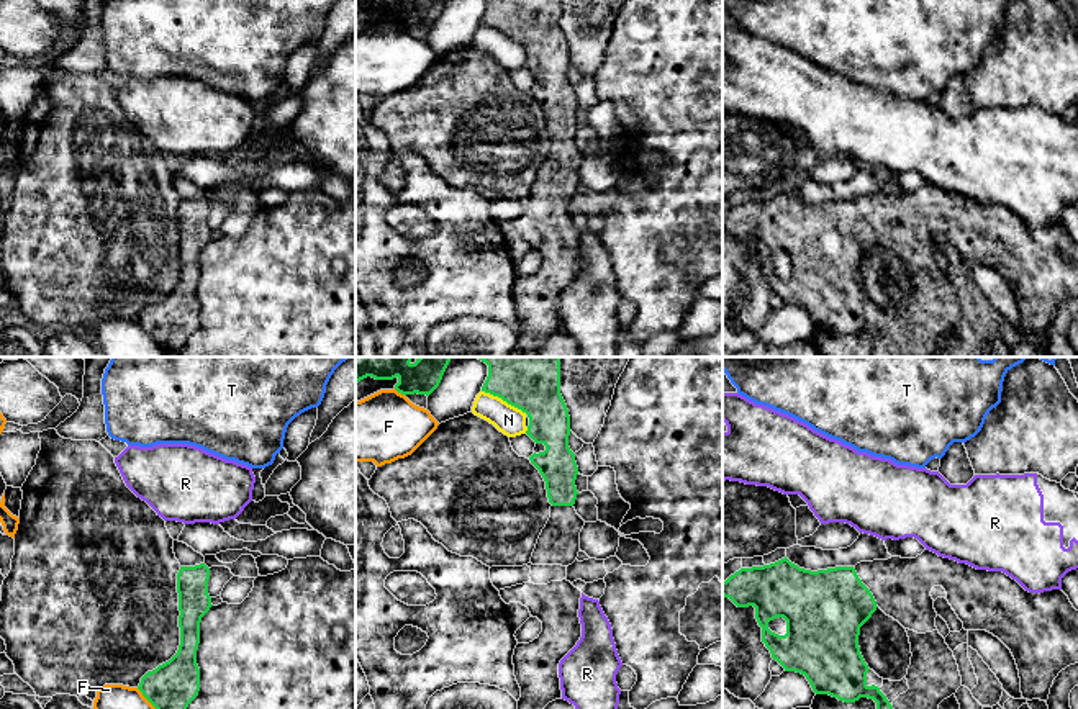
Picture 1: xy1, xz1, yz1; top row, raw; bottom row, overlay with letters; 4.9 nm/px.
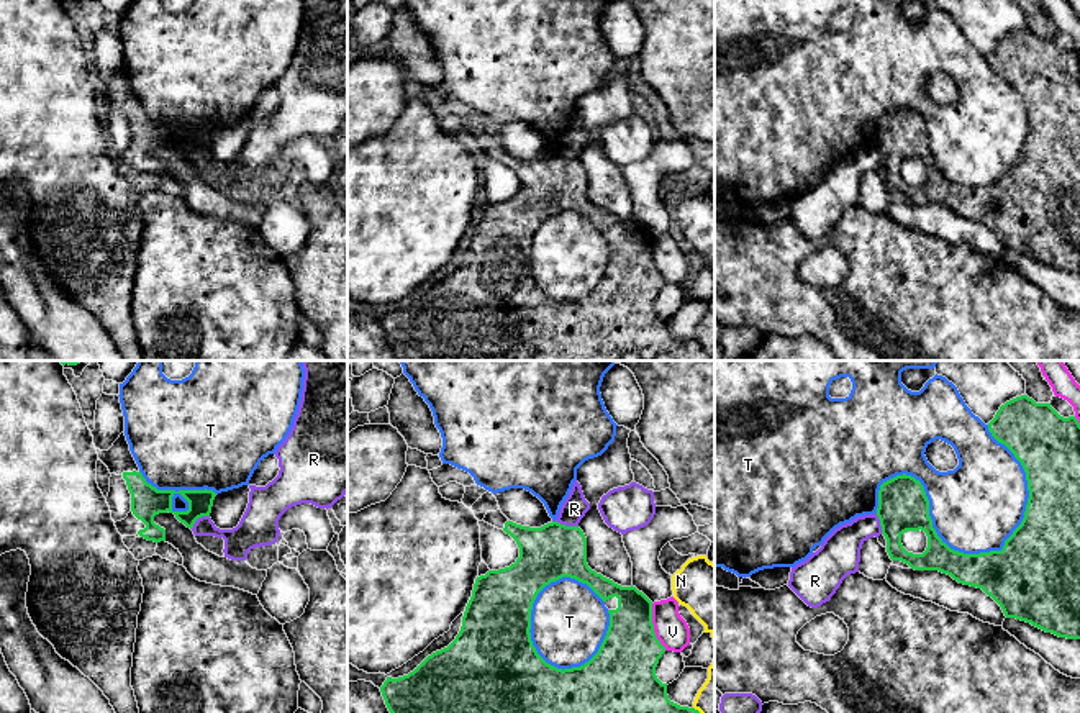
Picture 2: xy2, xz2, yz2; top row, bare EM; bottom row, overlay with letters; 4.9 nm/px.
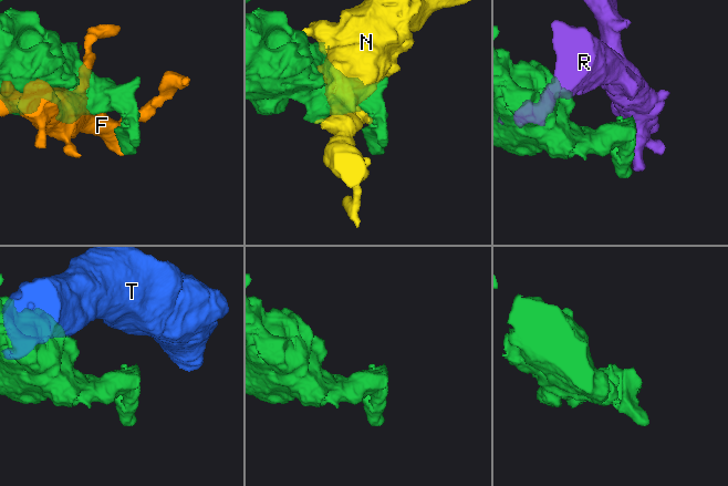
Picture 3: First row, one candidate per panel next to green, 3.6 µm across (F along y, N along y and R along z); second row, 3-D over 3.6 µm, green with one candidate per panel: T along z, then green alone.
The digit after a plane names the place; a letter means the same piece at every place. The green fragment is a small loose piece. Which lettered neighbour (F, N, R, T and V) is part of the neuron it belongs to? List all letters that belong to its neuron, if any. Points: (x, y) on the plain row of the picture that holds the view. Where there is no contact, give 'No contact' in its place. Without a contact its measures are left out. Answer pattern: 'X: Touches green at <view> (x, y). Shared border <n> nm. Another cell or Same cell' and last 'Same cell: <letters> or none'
F: Touches green at xz1 (400, 25). Shared border 80 nm. Another cell
N: Touches green at xz1 (505, 33). Shared border 260 nm. Another cell
R: Touches green at xz2 (567, 159). Shared border 120 nm. Another cell
T: Touches green at yz2 (946, 177). Shared border 750 nm. Another cell
V: Touches green at xz2 (653, 259). Shared border 240 nm. Another cell
Same cell: none

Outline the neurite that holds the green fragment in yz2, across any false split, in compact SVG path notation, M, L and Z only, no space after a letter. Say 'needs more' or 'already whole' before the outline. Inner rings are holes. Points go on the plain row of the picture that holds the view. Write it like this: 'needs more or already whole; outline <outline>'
already whole; outline M1021 28L1000 39L988 56L988 64L1021 95L1029 123L1024 151L1005 174L1003 182L980 187L951 182L933 161L924 120L914 110L903 107L883 115L878 123L877 149L887 172L887 185L892 193L901 193L914 203L939 203L959 216L982 221L1001 239L1006 251L1031 256L1059 270L1080 272L1080 56L1075 49L1060 49L1051 36L1036 36ZM919 162L928 169L928 180L923 187L908 185L901 177L901 167Z

